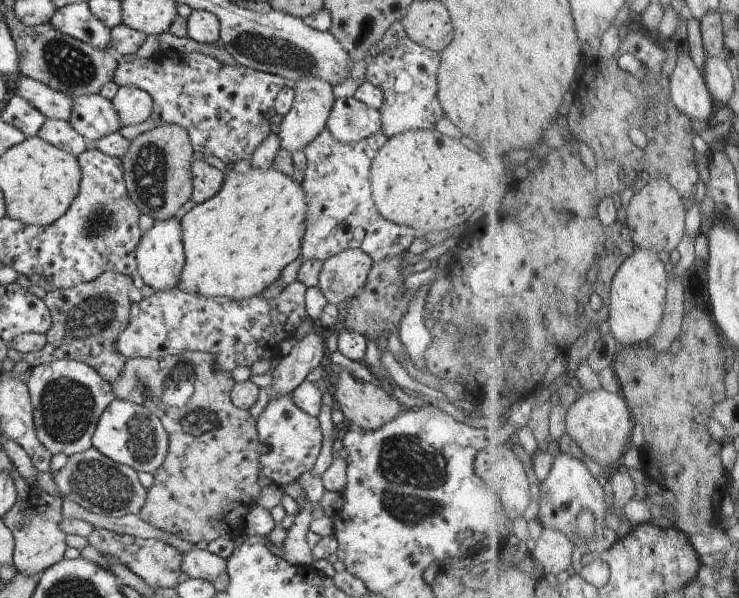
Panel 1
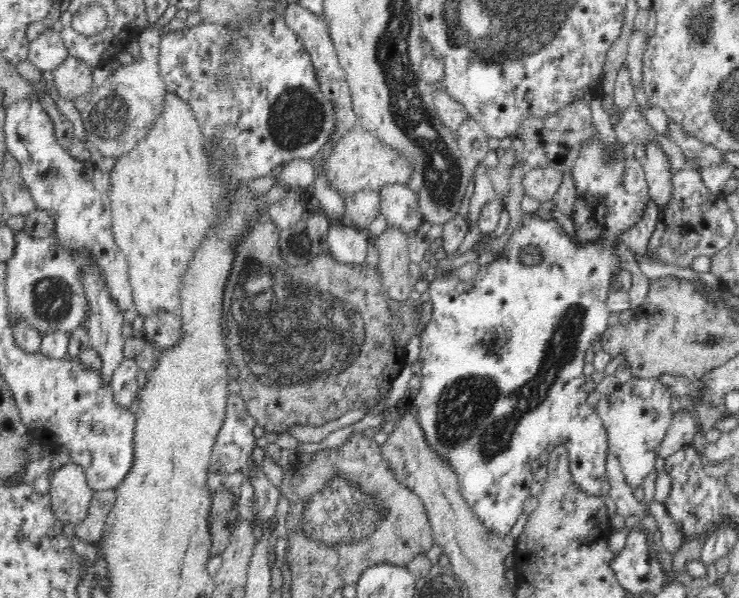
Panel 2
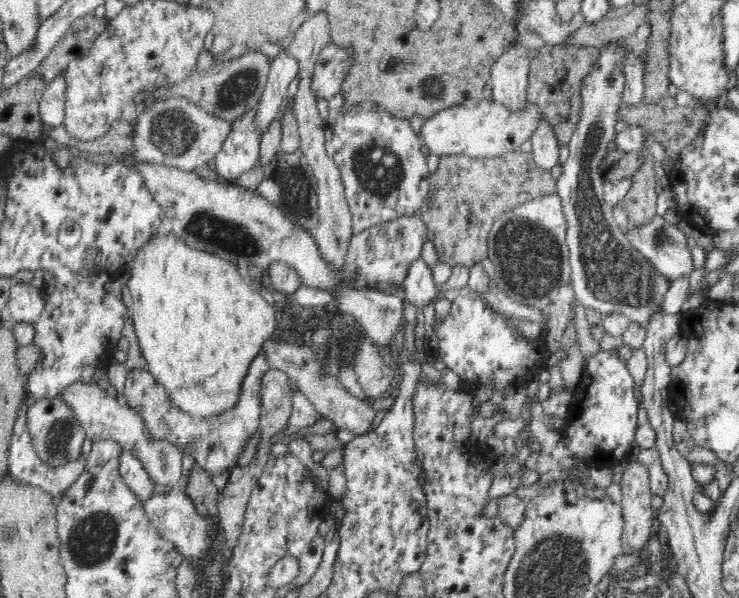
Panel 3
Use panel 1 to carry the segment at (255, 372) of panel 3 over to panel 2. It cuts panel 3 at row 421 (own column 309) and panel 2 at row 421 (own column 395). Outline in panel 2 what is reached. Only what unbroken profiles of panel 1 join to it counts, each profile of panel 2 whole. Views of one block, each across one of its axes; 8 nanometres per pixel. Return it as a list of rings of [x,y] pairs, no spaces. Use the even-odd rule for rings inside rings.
[[[229,394],[225,417],[211,452],[207,472],[218,472],[218,474],[226,477],[229,474],[238,472],[238,470],[245,469],[248,458],[250,458],[256,447],[256,437],[252,433],[254,426],[256,426],[256,419],[249,414],[242,396],[240,394]]]

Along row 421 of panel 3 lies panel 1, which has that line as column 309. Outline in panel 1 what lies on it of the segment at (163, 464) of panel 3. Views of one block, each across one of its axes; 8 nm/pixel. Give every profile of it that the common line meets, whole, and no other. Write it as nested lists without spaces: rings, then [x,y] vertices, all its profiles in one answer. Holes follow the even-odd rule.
[[[304,78],[297,80],[294,84],[294,104],[287,115],[284,116],[280,131],[277,133],[280,139],[280,146],[294,154],[300,150],[304,150],[320,132],[326,129],[326,122],[335,103],[334,94],[332,94],[332,86],[319,78]]]

